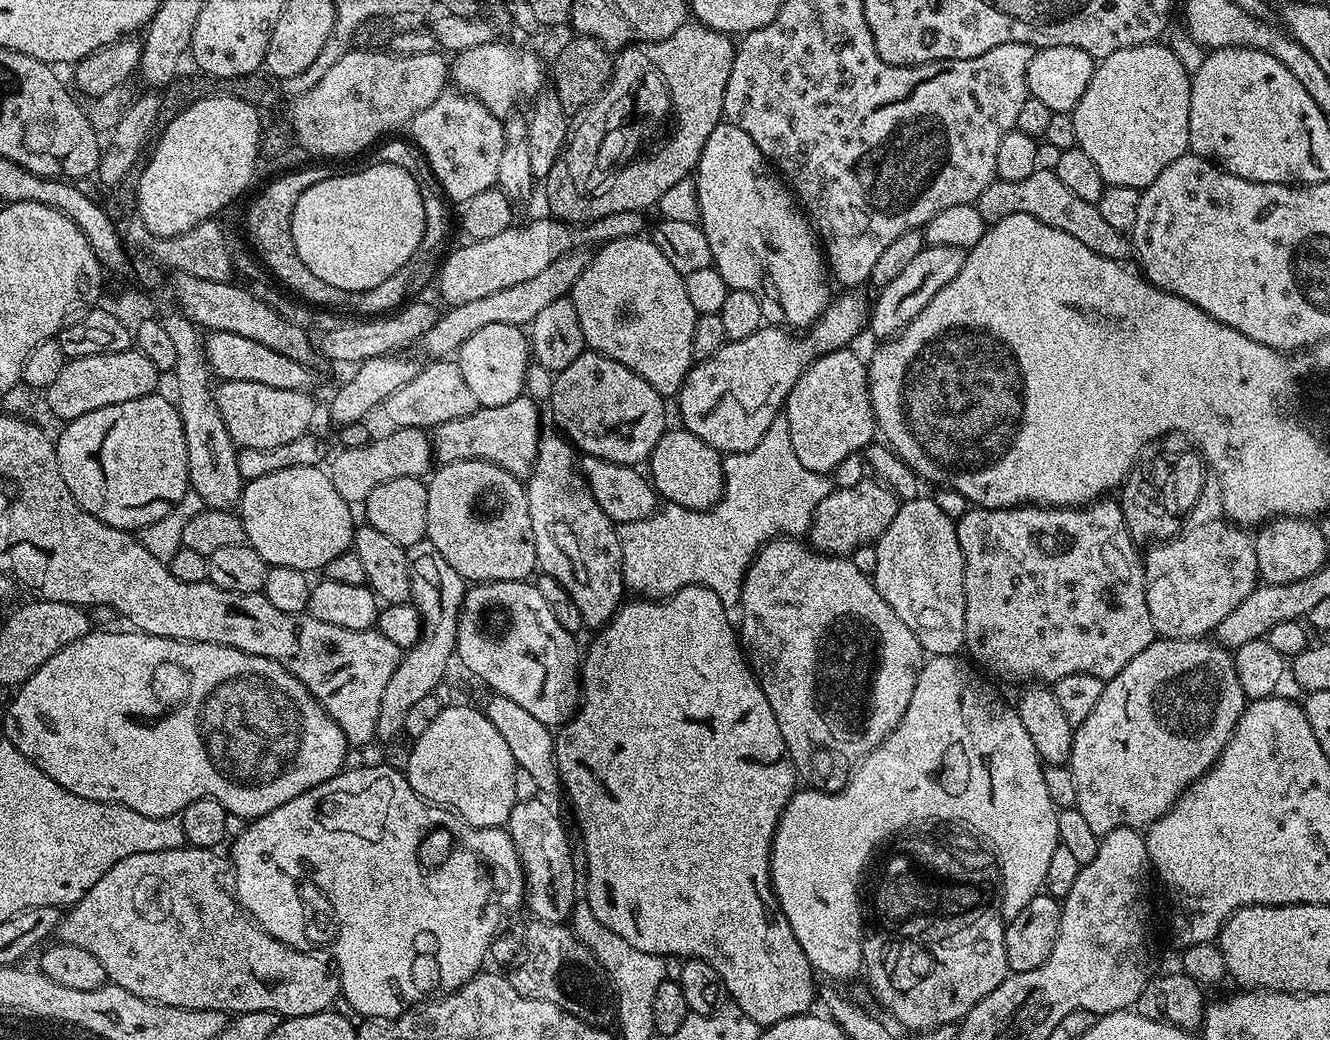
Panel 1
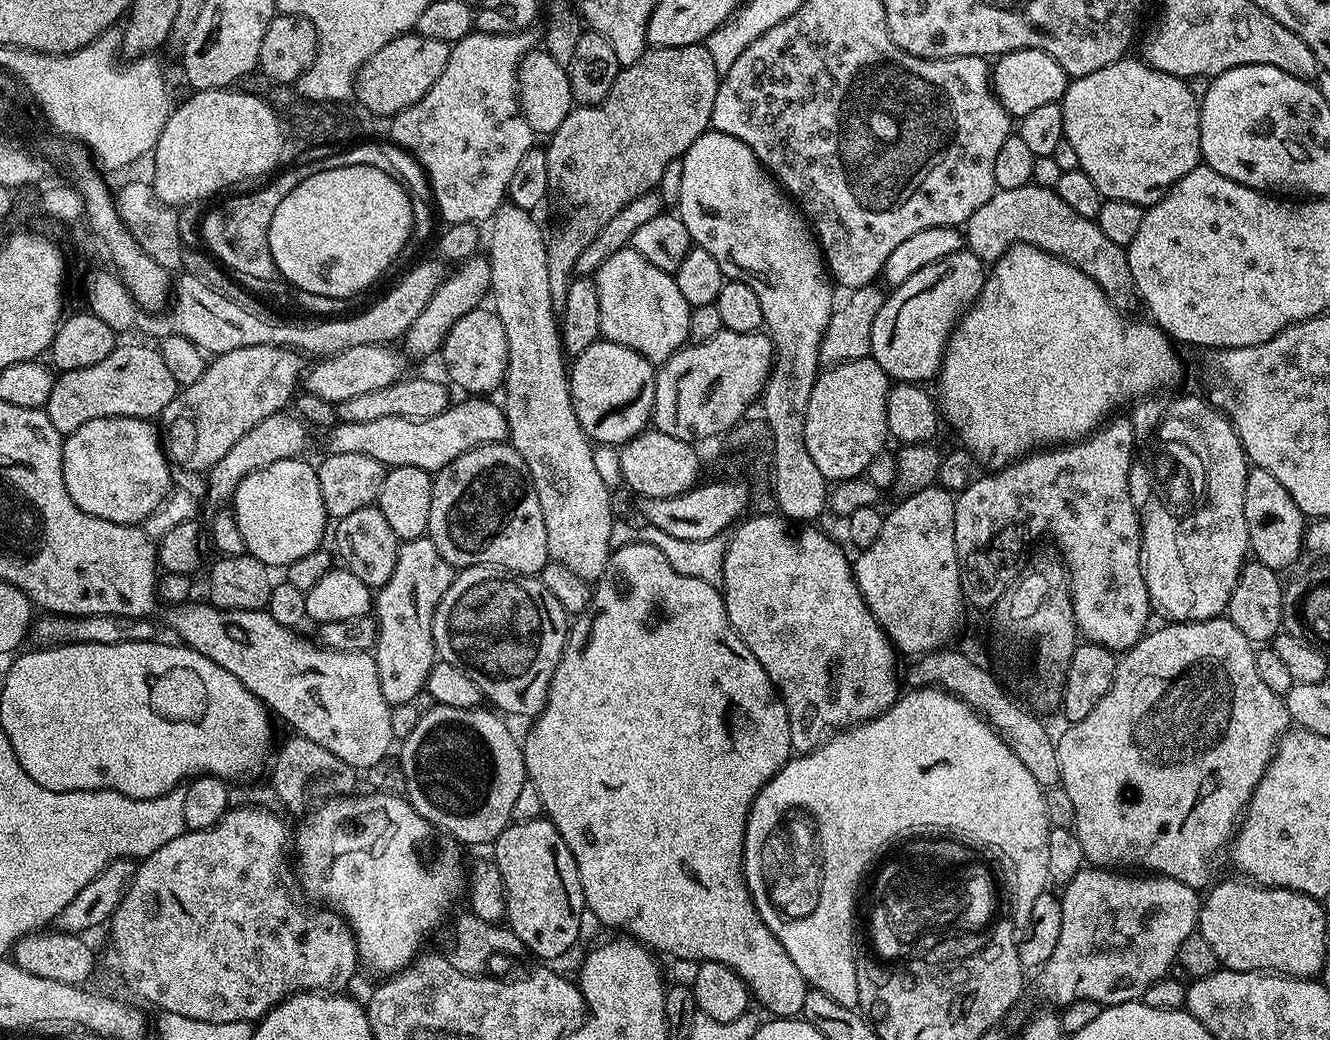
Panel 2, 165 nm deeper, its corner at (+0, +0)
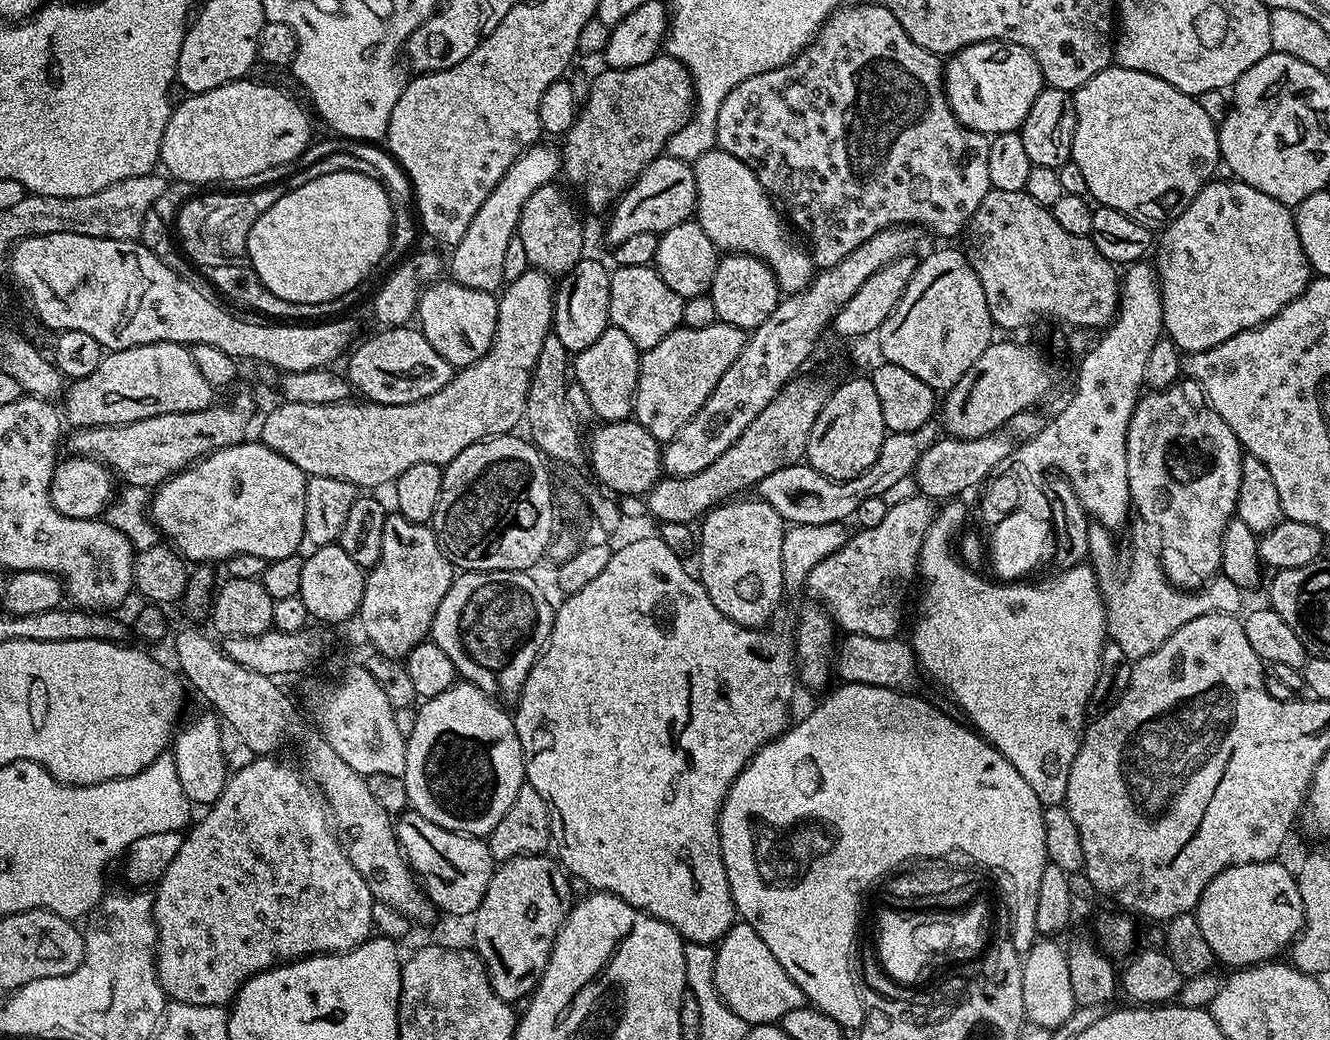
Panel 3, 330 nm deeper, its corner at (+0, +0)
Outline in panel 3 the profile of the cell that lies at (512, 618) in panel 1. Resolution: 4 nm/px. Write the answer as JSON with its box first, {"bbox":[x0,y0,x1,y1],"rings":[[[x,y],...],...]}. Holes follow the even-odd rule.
{"bbox":[430,571,554,702],"rings":[[[461,571],[455,577],[450,586],[450,590],[446,590],[446,598],[442,598],[442,602],[438,606],[438,610],[434,614],[434,622],[432,623],[432,630],[430,633],[431,643],[442,646],[442,651],[446,653],[446,658],[450,658],[450,662],[454,662],[457,673],[467,683],[478,686],[478,690],[482,690],[493,700],[497,702],[515,701],[520,695],[522,686],[526,682],[526,678],[530,674],[530,670],[534,666],[534,662],[540,657],[544,650],[545,644],[548,643],[548,636],[552,632],[552,617],[554,615],[554,604],[544,597],[542,589],[536,585],[536,580],[532,574],[528,572],[465,572]]]}

